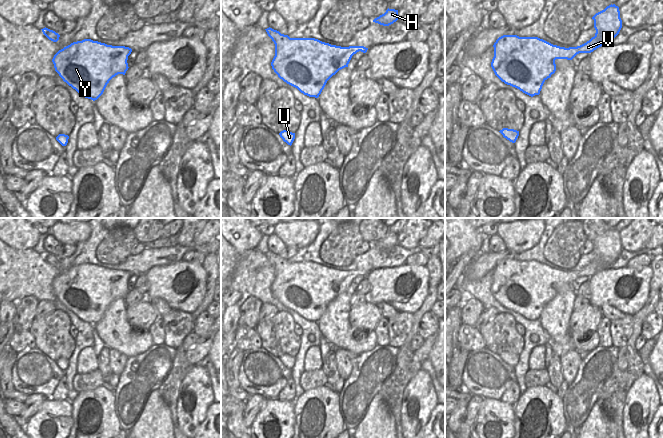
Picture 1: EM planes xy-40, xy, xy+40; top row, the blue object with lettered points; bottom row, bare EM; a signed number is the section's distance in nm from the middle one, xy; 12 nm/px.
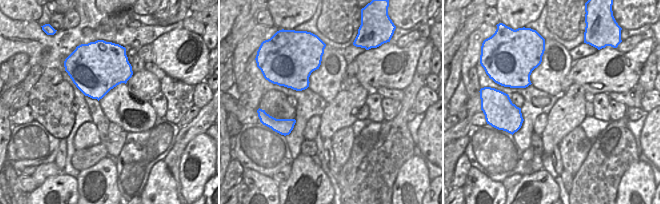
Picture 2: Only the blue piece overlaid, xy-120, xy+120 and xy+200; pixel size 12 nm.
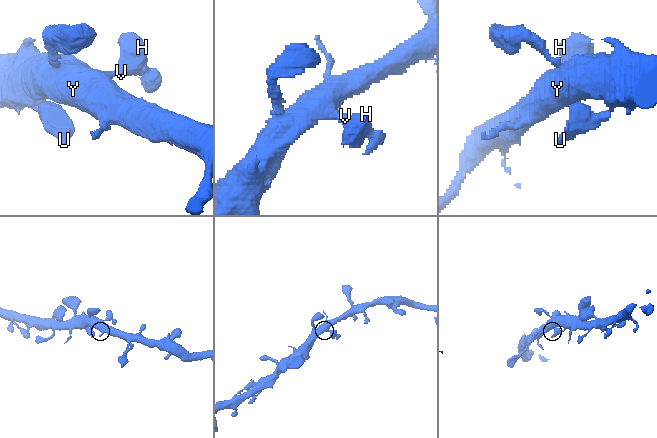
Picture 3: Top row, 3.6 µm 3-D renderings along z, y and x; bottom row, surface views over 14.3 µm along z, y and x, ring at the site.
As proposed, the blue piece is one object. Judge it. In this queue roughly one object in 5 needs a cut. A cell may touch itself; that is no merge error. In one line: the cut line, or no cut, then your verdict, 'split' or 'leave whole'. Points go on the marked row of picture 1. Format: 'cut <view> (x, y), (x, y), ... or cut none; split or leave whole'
cut none; leave whole

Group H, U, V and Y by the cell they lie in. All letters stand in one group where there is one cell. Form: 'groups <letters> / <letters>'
groups H U V Y

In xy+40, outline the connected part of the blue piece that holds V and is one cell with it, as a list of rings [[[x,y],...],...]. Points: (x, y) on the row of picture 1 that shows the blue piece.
[[[615,4],[596,13],[592,19],[596,30],[595,36],[577,47],[560,47],[538,37],[519,37],[517,35],[499,37],[493,45],[494,57],[491,62],[495,75],[505,84],[531,97],[539,95],[544,82],[556,71],[556,59],[572,60],[579,53],[591,53],[601,46],[610,45],[622,28],[619,7]]]

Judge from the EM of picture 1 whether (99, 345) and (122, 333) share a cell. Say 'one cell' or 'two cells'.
two cells

